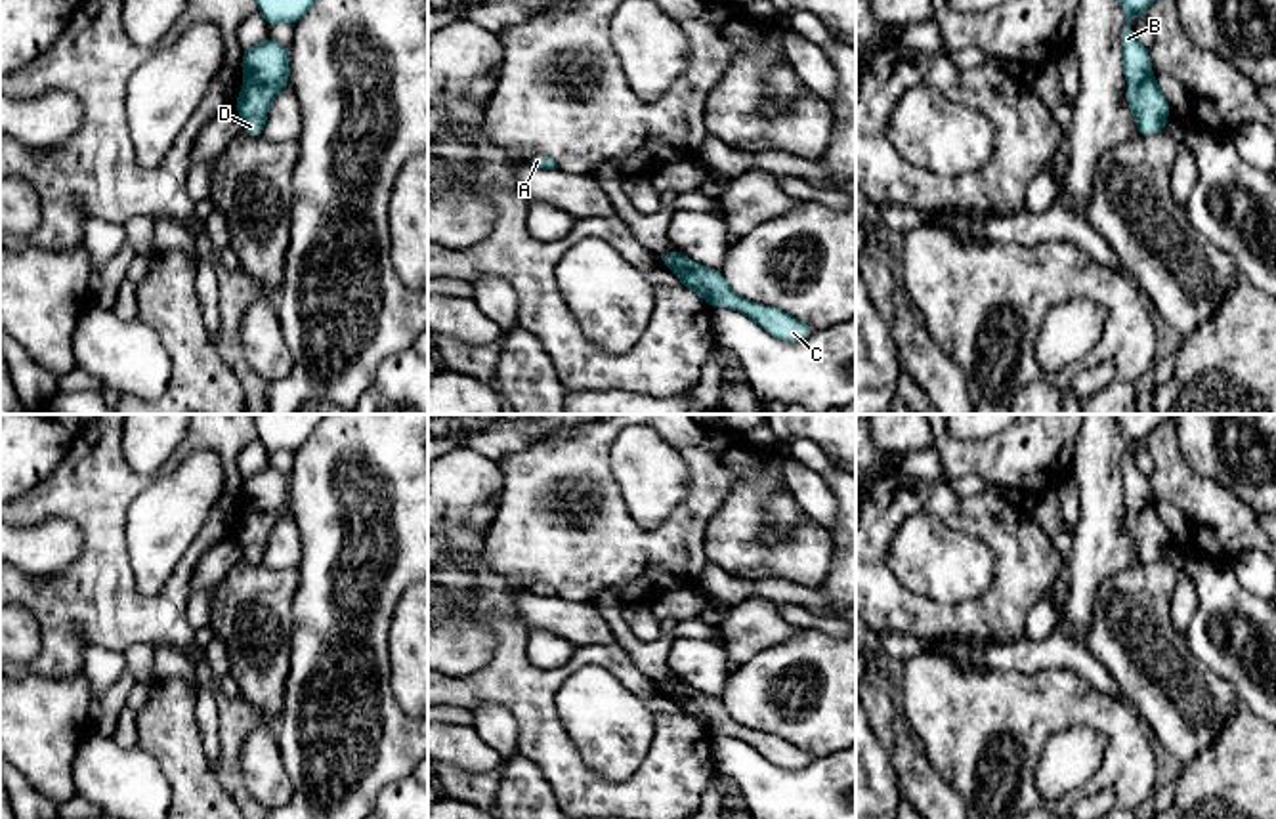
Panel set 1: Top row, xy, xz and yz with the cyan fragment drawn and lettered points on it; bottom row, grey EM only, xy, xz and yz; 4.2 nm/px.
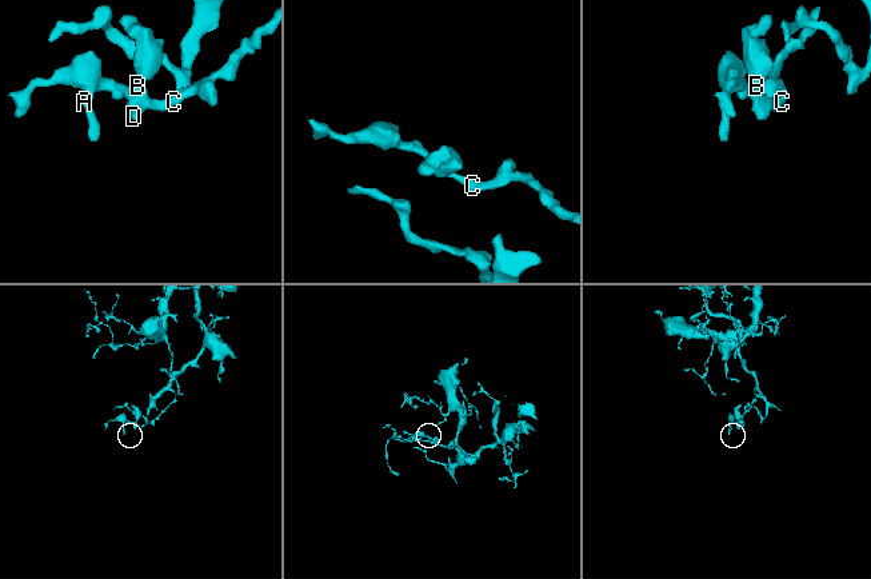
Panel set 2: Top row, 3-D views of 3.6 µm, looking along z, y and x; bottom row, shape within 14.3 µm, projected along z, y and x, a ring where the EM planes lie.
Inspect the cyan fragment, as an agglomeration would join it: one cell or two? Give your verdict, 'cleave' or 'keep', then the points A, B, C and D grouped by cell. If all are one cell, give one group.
cleave; A B / C D

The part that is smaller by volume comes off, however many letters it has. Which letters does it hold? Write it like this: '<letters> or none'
A, B

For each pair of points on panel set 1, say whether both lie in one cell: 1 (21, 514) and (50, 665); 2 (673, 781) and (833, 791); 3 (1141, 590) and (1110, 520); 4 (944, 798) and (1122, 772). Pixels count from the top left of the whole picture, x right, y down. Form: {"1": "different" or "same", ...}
{"1": "same", "2": "different", "3": "different", "4": "different"}

